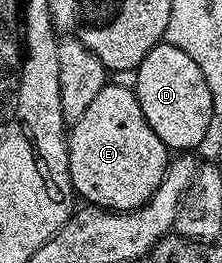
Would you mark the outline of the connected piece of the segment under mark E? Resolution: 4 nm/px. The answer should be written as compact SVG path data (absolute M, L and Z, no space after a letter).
M113 83L104 86L84 115L69 126L66 146L75 194L81 200L83 197L87 206L113 209L115 213L142 206L160 187L171 159L160 135L148 127L134 90Z

